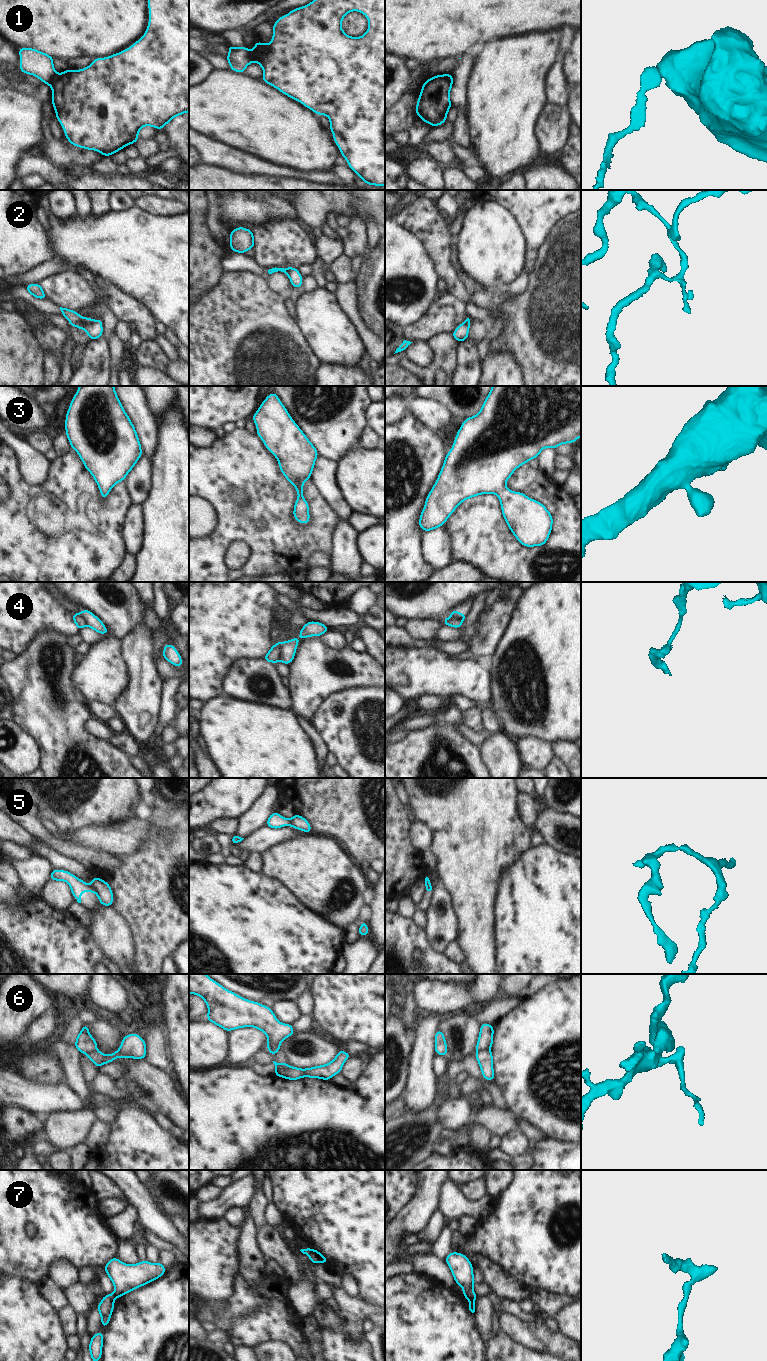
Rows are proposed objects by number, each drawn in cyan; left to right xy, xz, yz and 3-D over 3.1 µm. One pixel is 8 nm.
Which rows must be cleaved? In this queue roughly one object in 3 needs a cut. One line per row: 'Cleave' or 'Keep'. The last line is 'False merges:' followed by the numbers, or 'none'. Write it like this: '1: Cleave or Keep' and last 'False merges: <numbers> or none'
1: Cleave
2: Cleave
3: Keep
4: Cleave
5: Cleave
6: Cleave
7: Cleave
False merges: 1, 2, 4, 5, 6, 7.

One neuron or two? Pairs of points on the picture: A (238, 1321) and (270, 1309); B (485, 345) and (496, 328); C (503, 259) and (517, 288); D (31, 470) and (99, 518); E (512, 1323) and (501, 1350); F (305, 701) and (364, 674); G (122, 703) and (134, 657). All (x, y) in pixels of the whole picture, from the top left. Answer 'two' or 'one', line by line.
A: one
B: one
C: two
D: two
E: two
F: one
G: one

